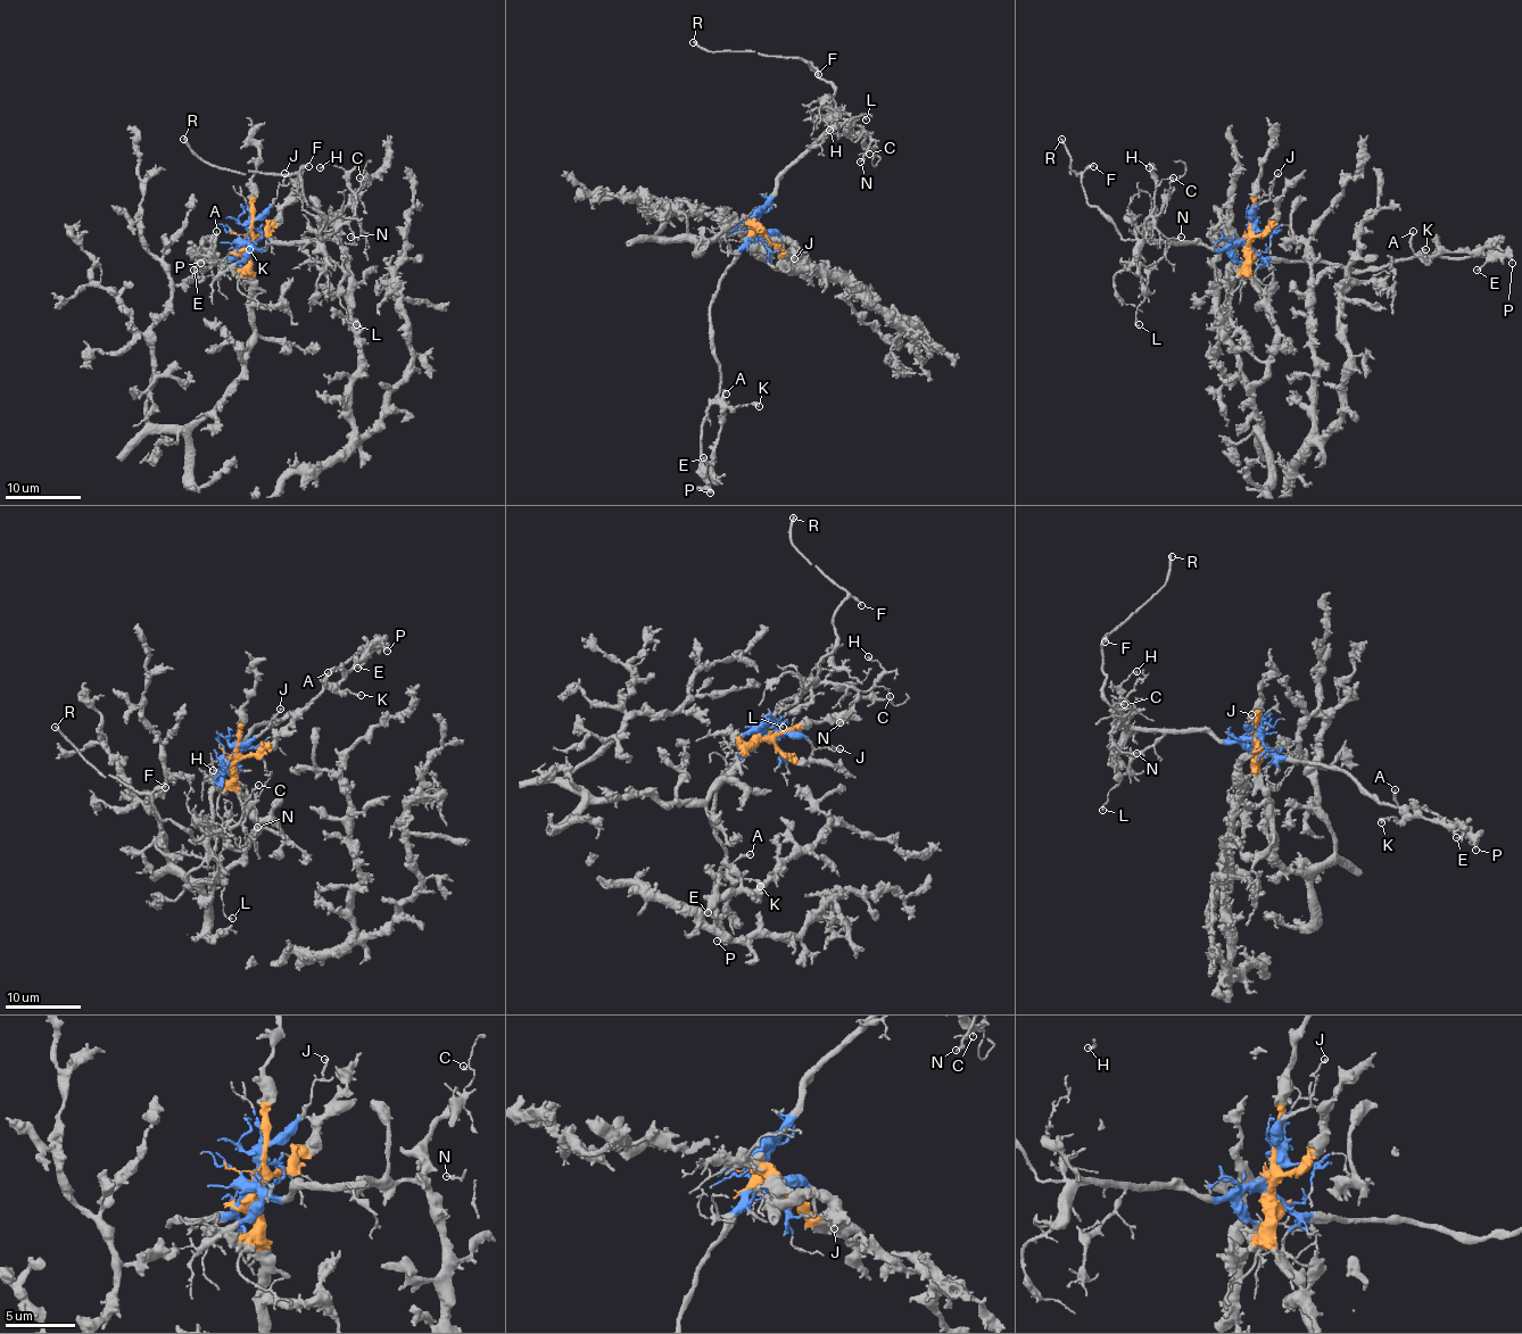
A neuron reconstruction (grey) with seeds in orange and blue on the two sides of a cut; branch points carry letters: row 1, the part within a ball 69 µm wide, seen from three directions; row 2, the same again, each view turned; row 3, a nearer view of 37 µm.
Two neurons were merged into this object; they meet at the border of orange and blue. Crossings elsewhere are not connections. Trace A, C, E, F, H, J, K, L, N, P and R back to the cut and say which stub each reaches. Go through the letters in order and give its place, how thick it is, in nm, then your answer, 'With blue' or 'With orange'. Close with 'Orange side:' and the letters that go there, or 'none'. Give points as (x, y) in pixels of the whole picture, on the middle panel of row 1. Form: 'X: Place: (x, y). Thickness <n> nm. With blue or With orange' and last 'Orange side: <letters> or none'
A: Place: (726, 394). Thickness 180 nm. With blue
C: Place: (869, 154). Thickness 90 nm. With blue
E: Place: (703, 457). Thickness 160 nm. With blue
F: Place: (818, 74). Thickness 220 nm. With blue
H: Place: (829, 130). Thickness 170 nm. With blue
J: Place: (794, 258). Thickness 160 nm. With blue
K: Place: (759, 406). Thickness 240 nm. With blue
L: Place: (866, 119). Thickness 140 nm. With blue
N: Place: (860, 162). Thickness 200 nm. With blue
P: Place: (710, 492). Thickness 200 nm. With blue
R: Place: (693, 42). Thickness 240 nm. With blue
Orange side: none

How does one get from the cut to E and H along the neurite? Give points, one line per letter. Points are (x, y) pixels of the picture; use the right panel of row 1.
E: (1248, 235), (1246, 241), (1263, 257), (1376, 270), (1427, 257), (1483, 257), (1486, 263), (1475, 270)
H: (1248, 235), (1221, 249), (1150, 241), (1143, 234), (1143, 222), (1155, 207), (1155, 167), (1152, 164), (1149, 167)

